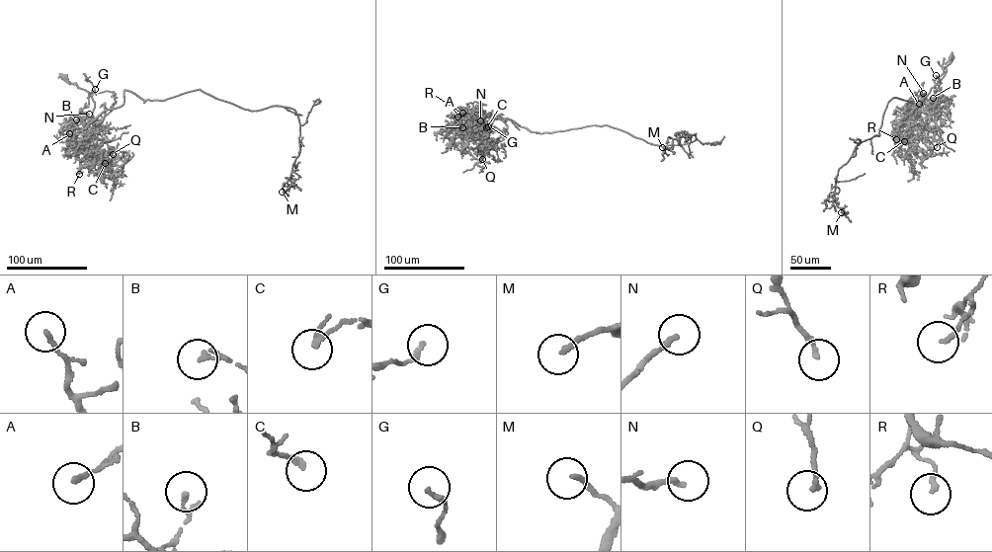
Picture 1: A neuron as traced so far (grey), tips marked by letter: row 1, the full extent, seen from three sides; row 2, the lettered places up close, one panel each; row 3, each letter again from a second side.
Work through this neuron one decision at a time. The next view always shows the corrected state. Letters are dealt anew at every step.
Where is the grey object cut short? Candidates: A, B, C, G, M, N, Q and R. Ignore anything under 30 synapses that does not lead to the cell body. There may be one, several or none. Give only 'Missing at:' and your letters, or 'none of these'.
Missing at: A, M, N

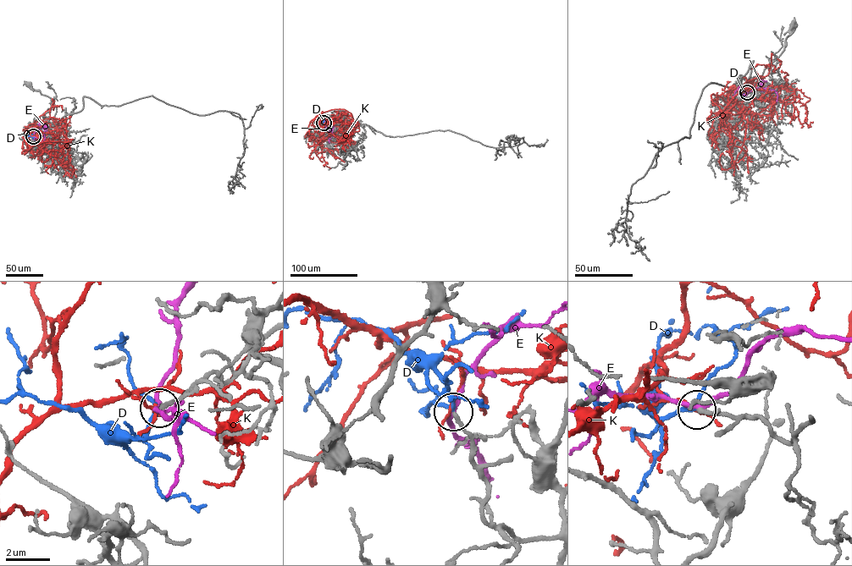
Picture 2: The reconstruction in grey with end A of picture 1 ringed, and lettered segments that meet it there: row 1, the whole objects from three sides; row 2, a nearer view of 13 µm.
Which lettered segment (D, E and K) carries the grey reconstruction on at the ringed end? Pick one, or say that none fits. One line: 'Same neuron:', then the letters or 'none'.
Same neuron: D

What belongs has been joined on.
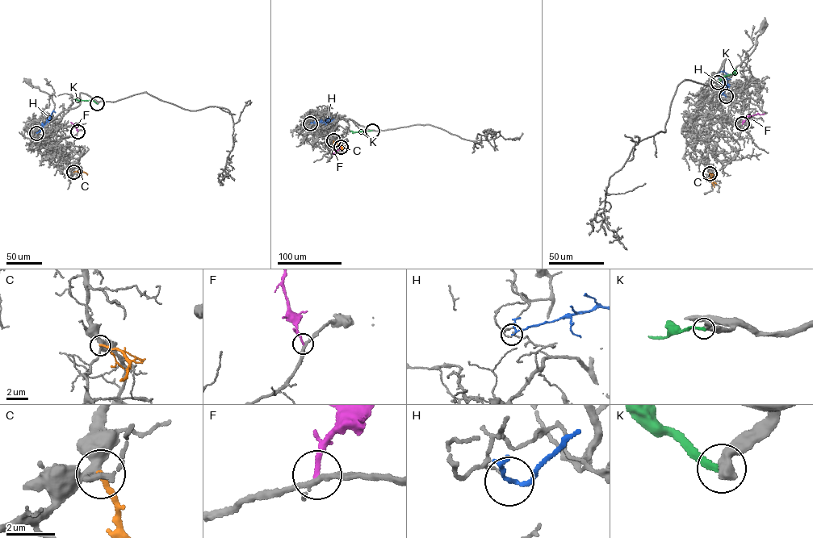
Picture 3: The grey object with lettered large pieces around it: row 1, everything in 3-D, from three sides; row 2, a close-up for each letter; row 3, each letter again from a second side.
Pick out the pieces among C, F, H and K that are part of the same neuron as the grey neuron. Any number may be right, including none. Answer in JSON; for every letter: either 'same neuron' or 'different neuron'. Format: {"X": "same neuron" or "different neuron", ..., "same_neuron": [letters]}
{"C": "different neuron", "F": "different neuron", "H": "different neuron", "K": "different neuron", "same_neuron": []}

